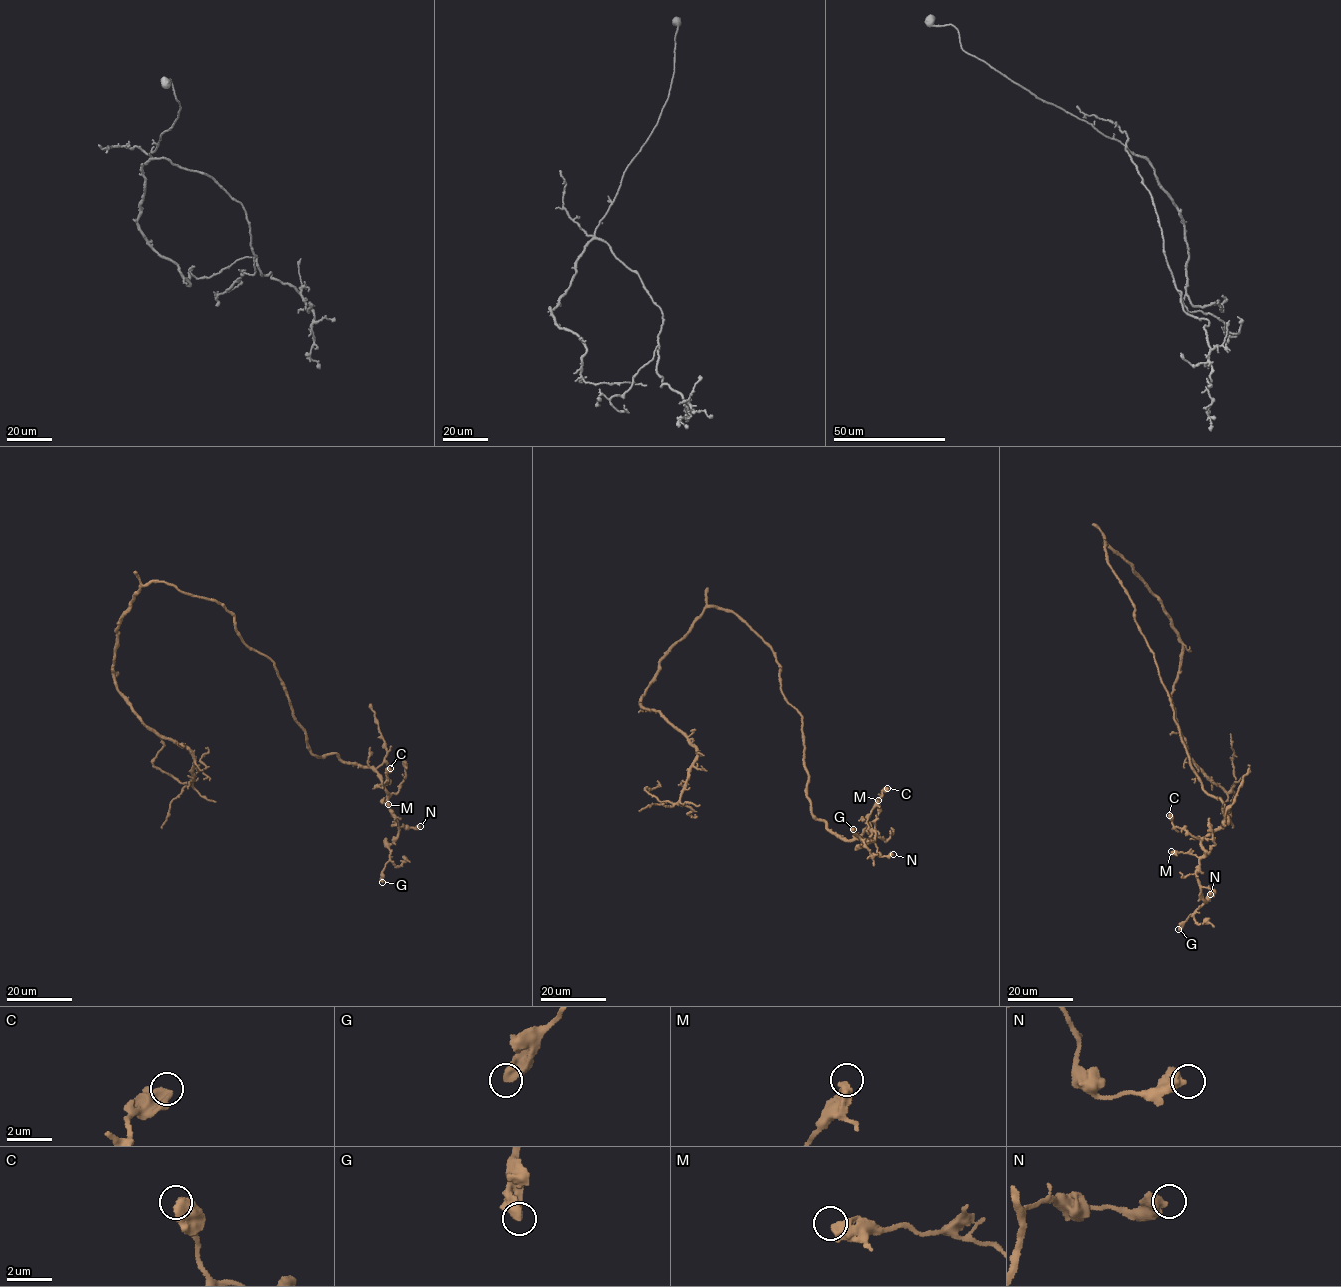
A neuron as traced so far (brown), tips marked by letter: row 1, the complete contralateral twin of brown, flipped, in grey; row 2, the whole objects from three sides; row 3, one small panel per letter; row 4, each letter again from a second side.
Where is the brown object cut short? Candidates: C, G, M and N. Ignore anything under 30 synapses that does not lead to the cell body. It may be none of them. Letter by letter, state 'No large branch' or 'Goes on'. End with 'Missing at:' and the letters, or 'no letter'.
C: No large branch
G: No large branch
M: No large branch
N: No large branch
Missing at: no letter

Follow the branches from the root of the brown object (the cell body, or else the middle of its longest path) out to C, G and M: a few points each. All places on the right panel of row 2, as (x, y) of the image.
C: (1116, 574), (1153, 654), (1190, 765), (1204, 790), (1219, 797), (1227, 821), (1199, 839), (1174, 826), (1169, 815)
G: (1116, 574), (1190, 765), (1228, 819), (1201, 841), (1205, 902), (1178, 929)
M: (1116, 574), (1153, 654), (1190, 765), (1204, 790), (1219, 797), (1228, 819), (1201, 841), (1203, 856), (1171, 851)

